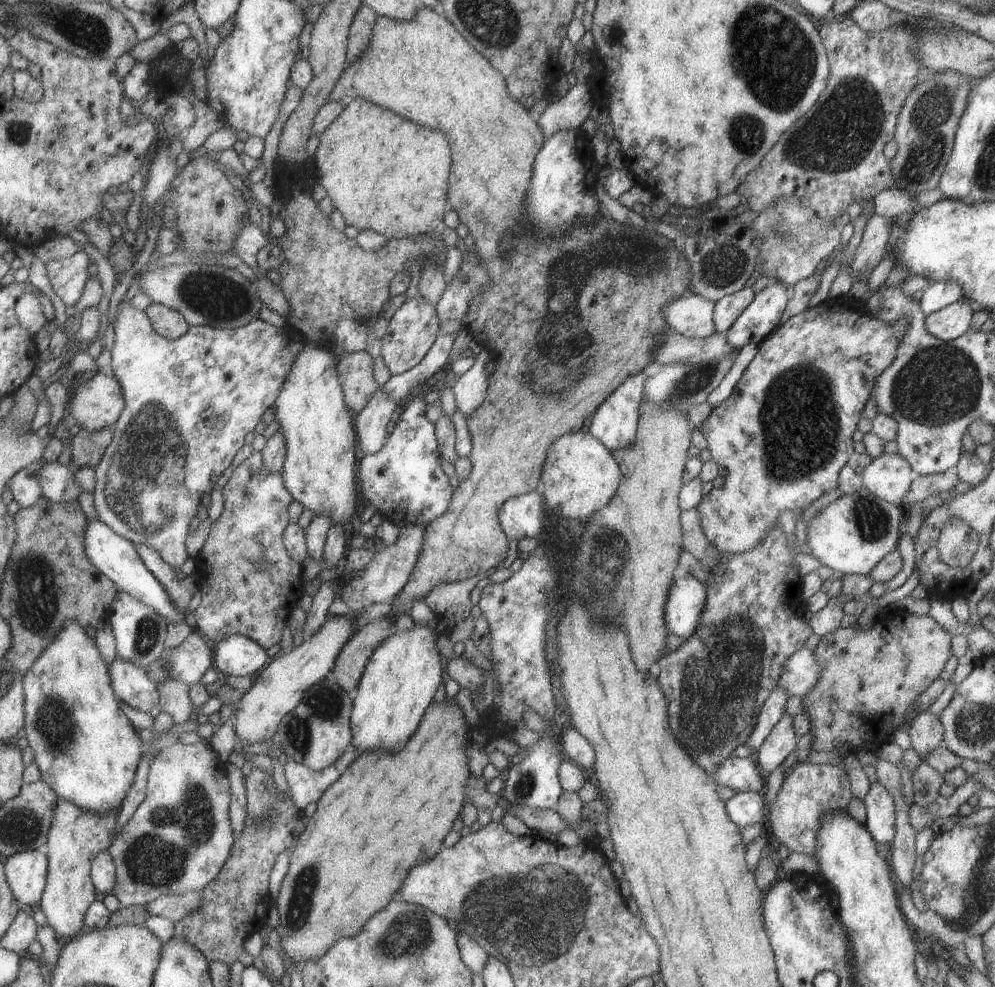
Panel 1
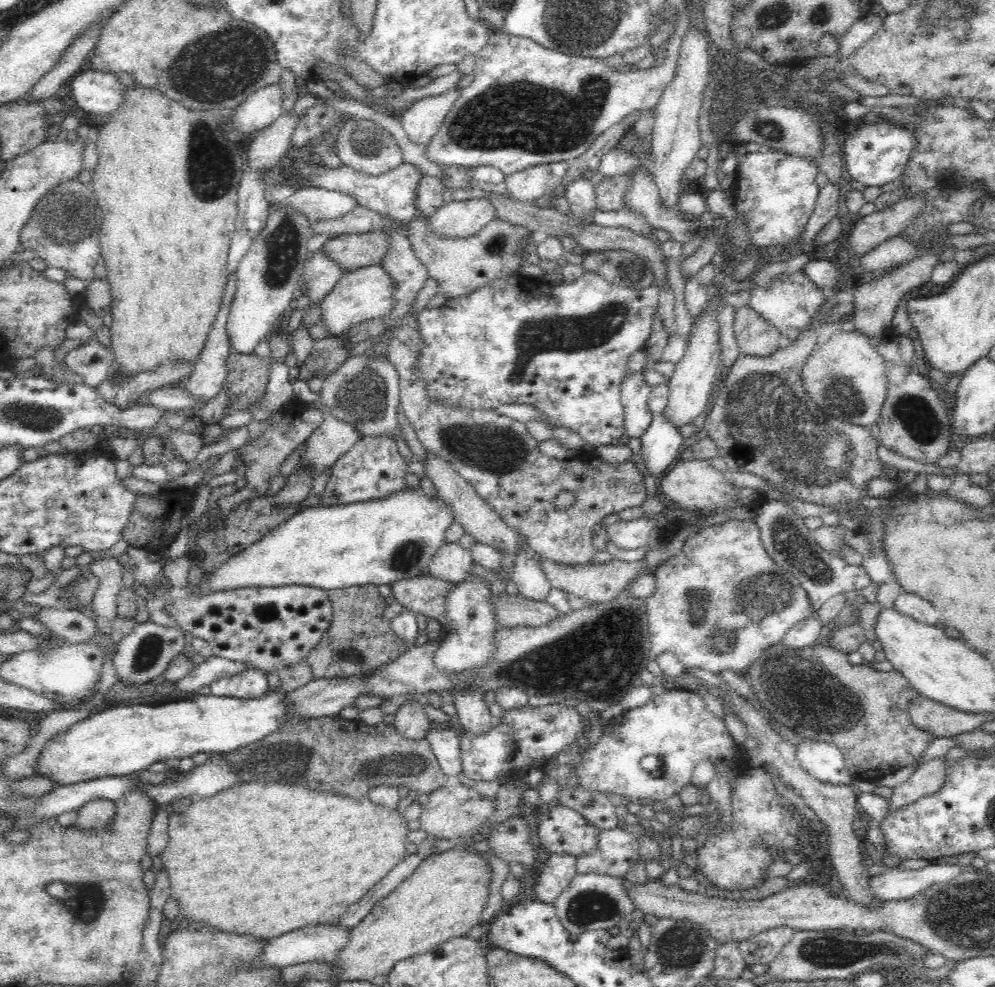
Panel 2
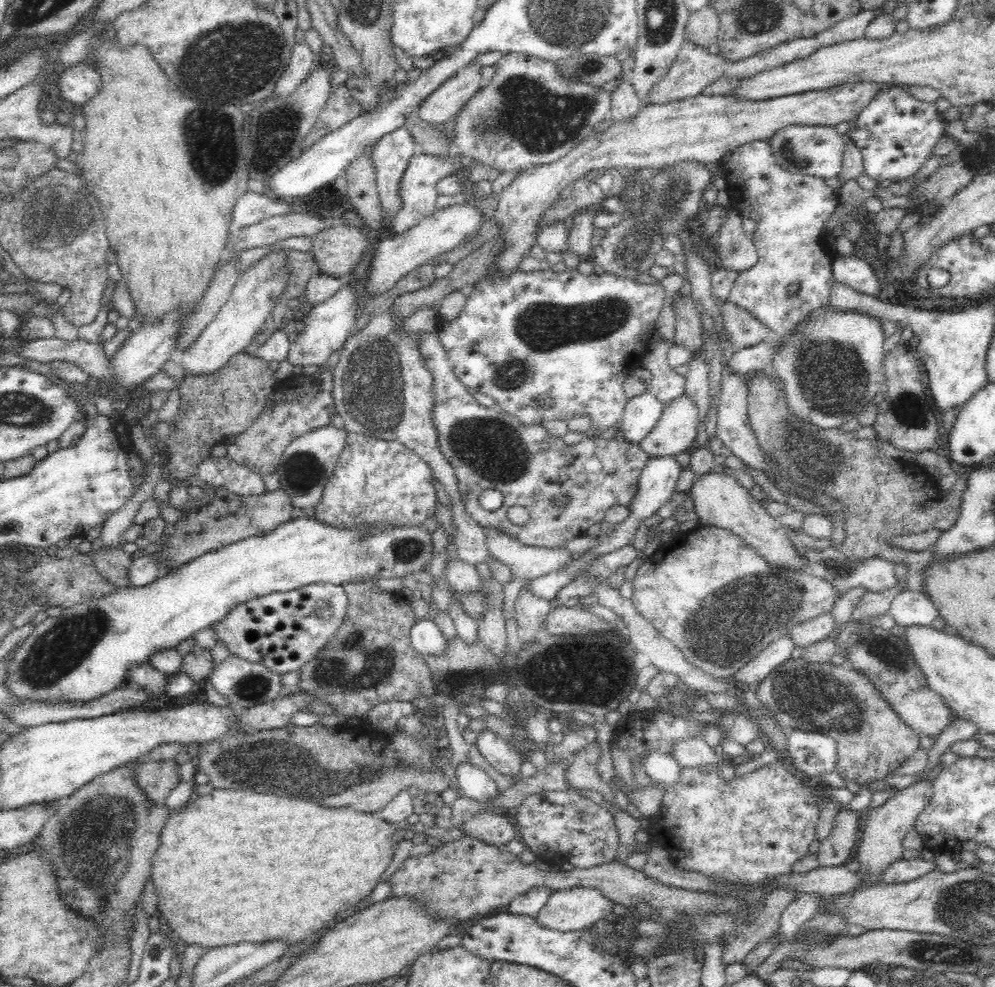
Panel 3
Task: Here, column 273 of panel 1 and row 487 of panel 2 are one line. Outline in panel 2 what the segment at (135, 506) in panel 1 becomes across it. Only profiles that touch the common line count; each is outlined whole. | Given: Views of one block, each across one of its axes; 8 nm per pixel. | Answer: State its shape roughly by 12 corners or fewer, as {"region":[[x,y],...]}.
{"region":[[362,436],[334,462],[322,505],[380,500],[409,471],[393,438]]}

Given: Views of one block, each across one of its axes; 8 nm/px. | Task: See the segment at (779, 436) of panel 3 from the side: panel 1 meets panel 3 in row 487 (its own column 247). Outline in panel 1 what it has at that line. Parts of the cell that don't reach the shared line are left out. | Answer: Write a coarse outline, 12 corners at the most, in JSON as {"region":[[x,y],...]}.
{"region":[[270,772],[245,778],[241,836],[173,923],[208,962],[251,966],[277,854],[305,819]]}

